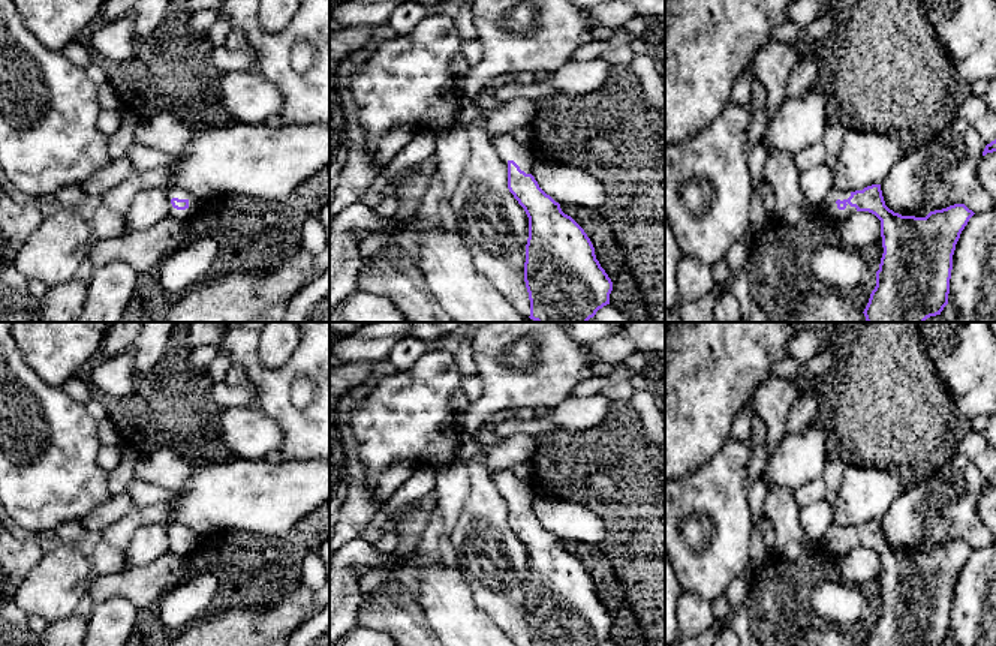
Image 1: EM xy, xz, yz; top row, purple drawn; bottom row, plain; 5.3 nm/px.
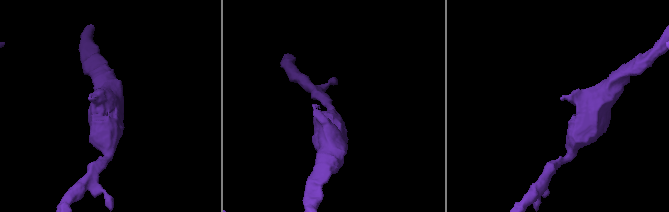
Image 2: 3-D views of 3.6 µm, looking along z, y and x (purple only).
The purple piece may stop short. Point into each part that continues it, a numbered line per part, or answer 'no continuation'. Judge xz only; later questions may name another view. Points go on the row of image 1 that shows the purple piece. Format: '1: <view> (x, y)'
1: xz (506, 147)

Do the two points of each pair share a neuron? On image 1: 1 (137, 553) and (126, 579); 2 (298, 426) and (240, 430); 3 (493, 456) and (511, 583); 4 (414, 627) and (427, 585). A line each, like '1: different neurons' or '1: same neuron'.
1: different neurons
2: different neurons
3: different neurons
4: different neurons

